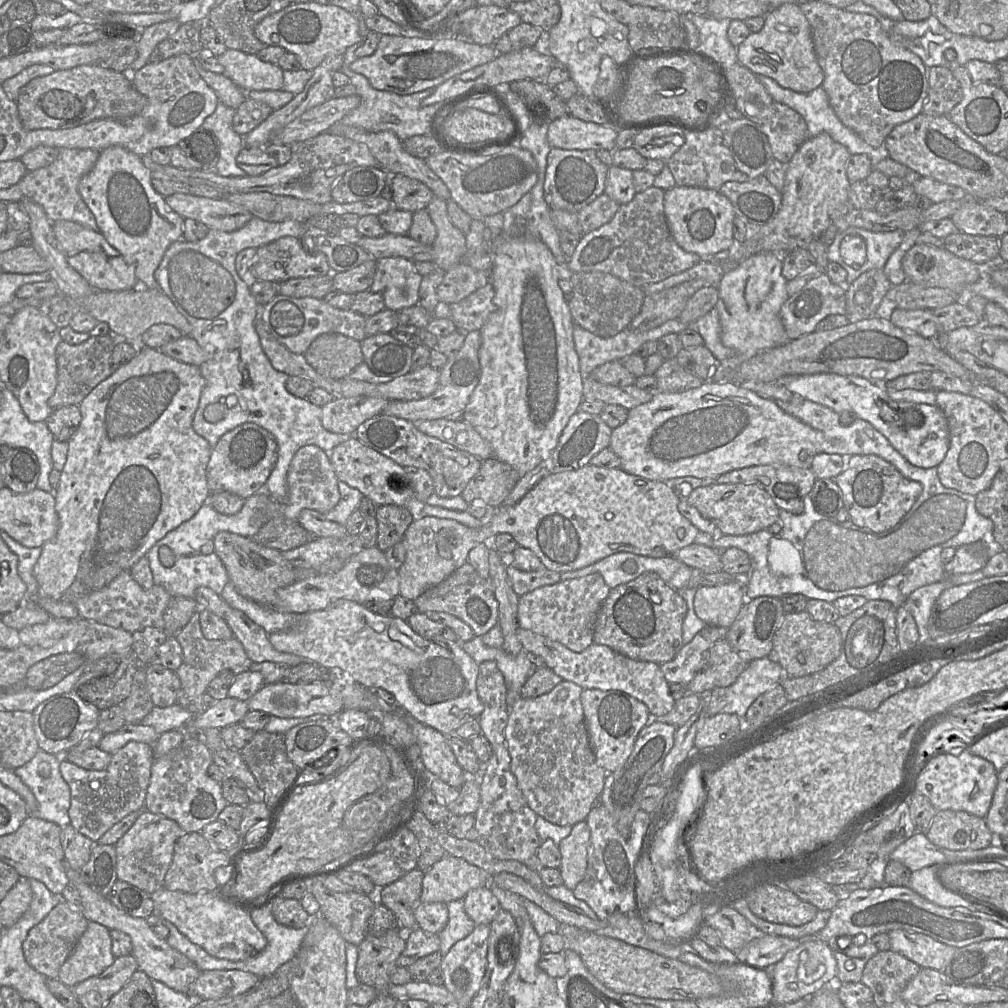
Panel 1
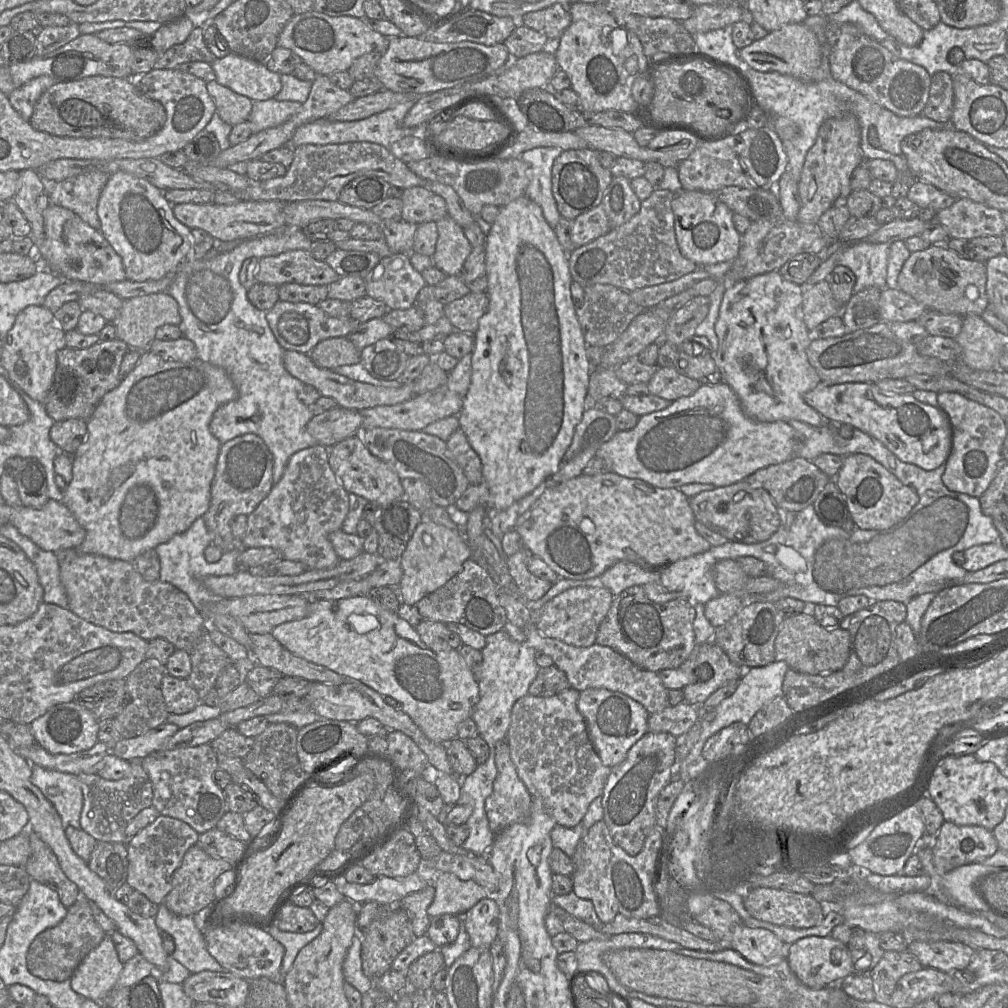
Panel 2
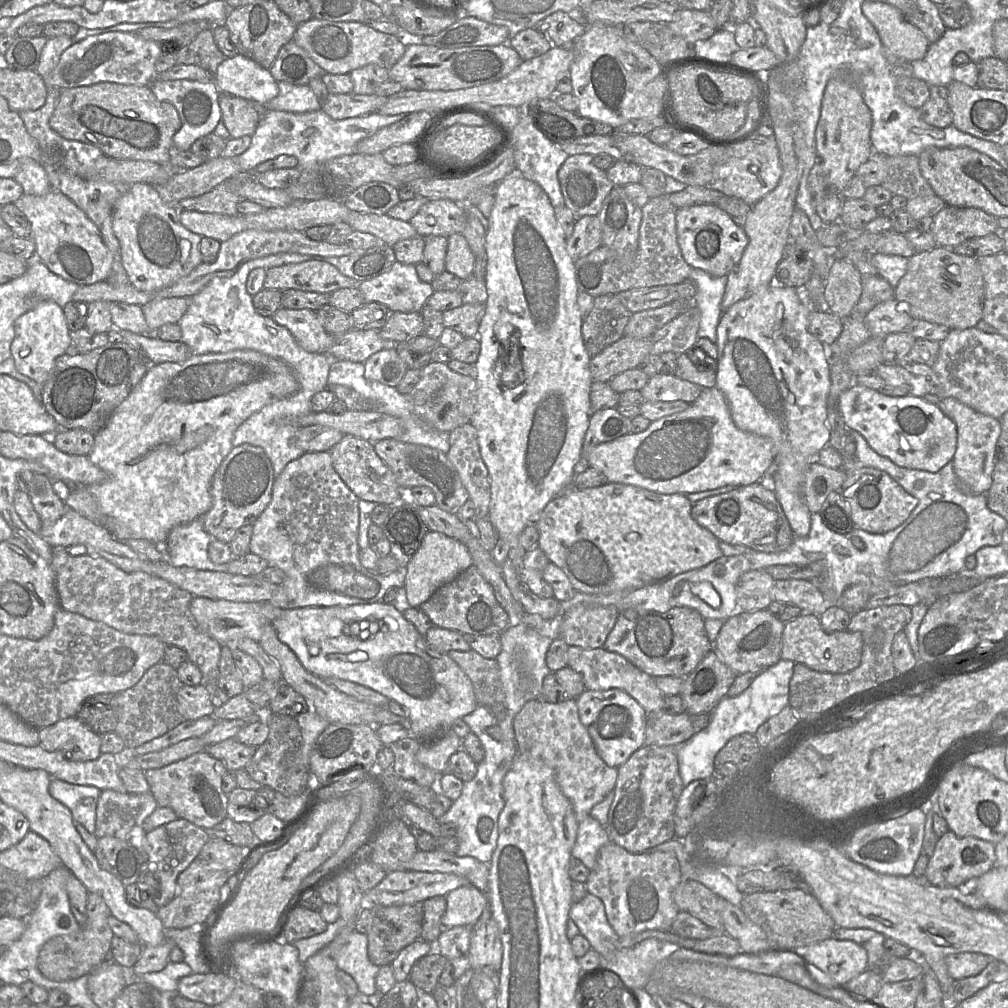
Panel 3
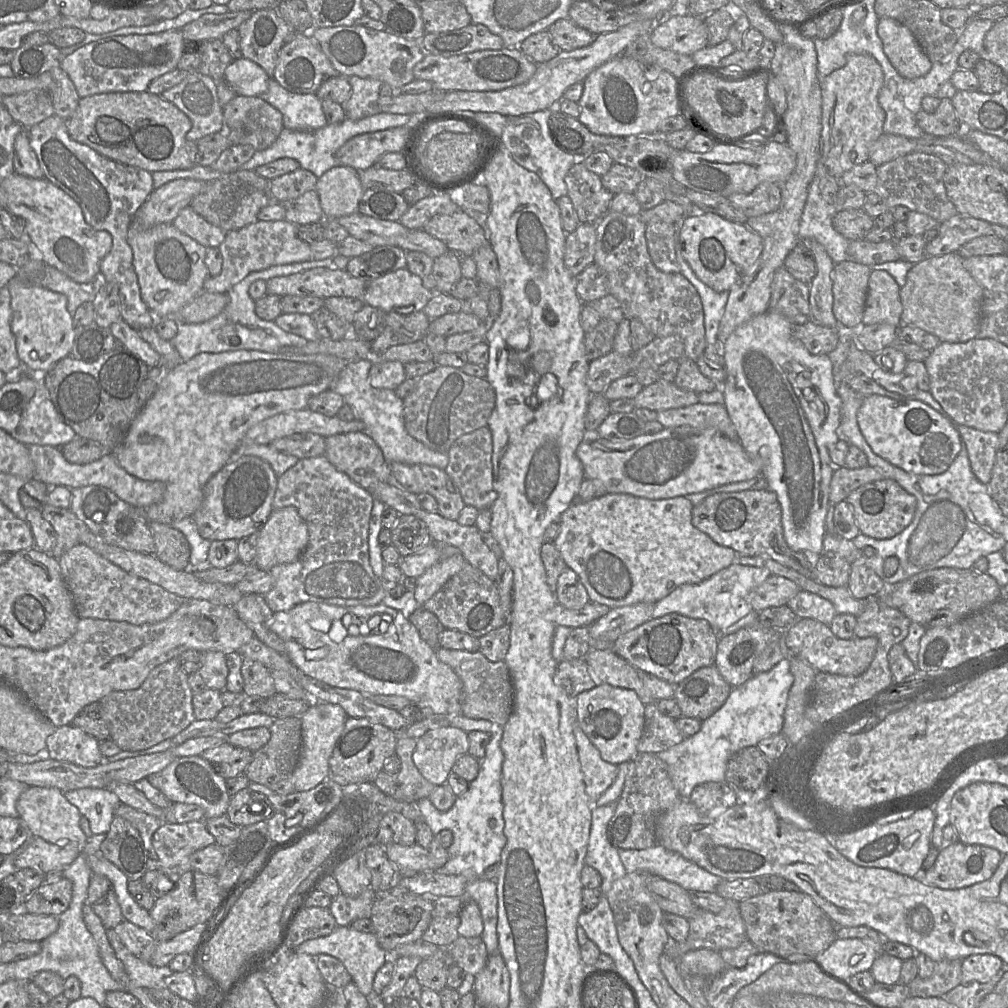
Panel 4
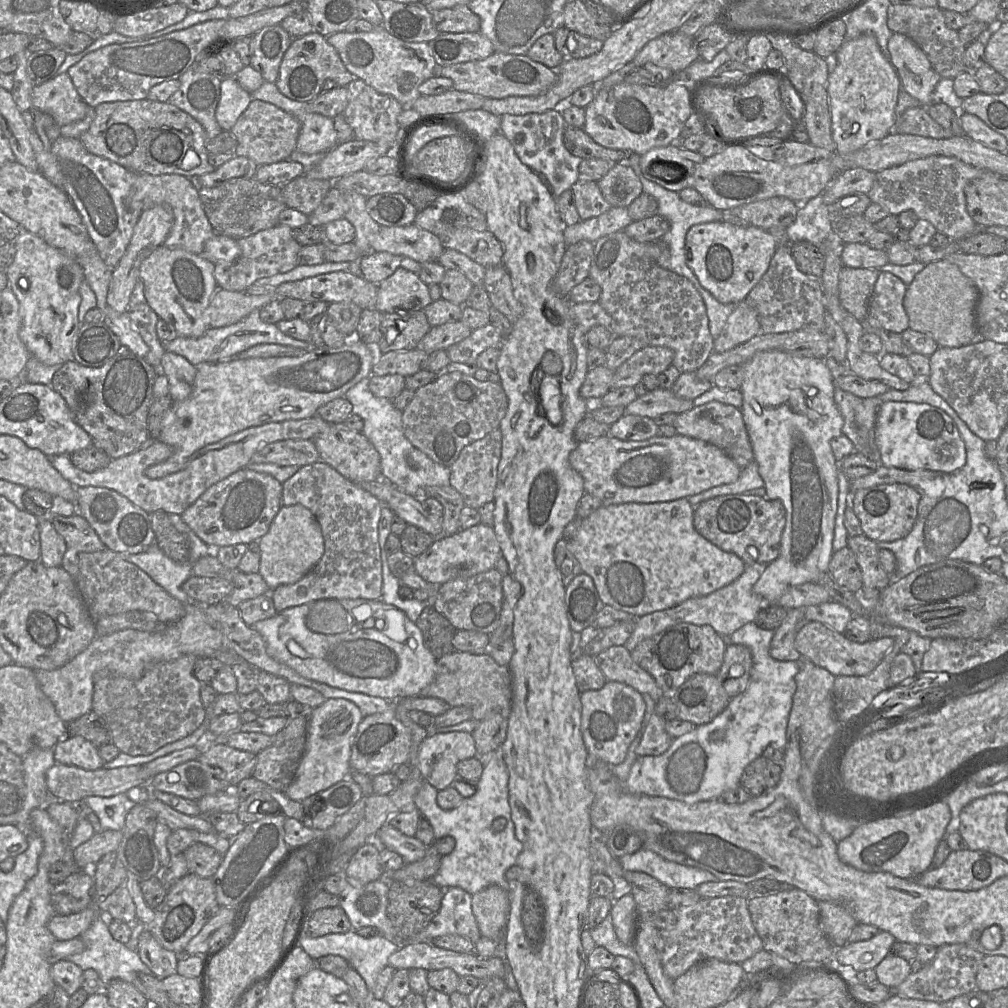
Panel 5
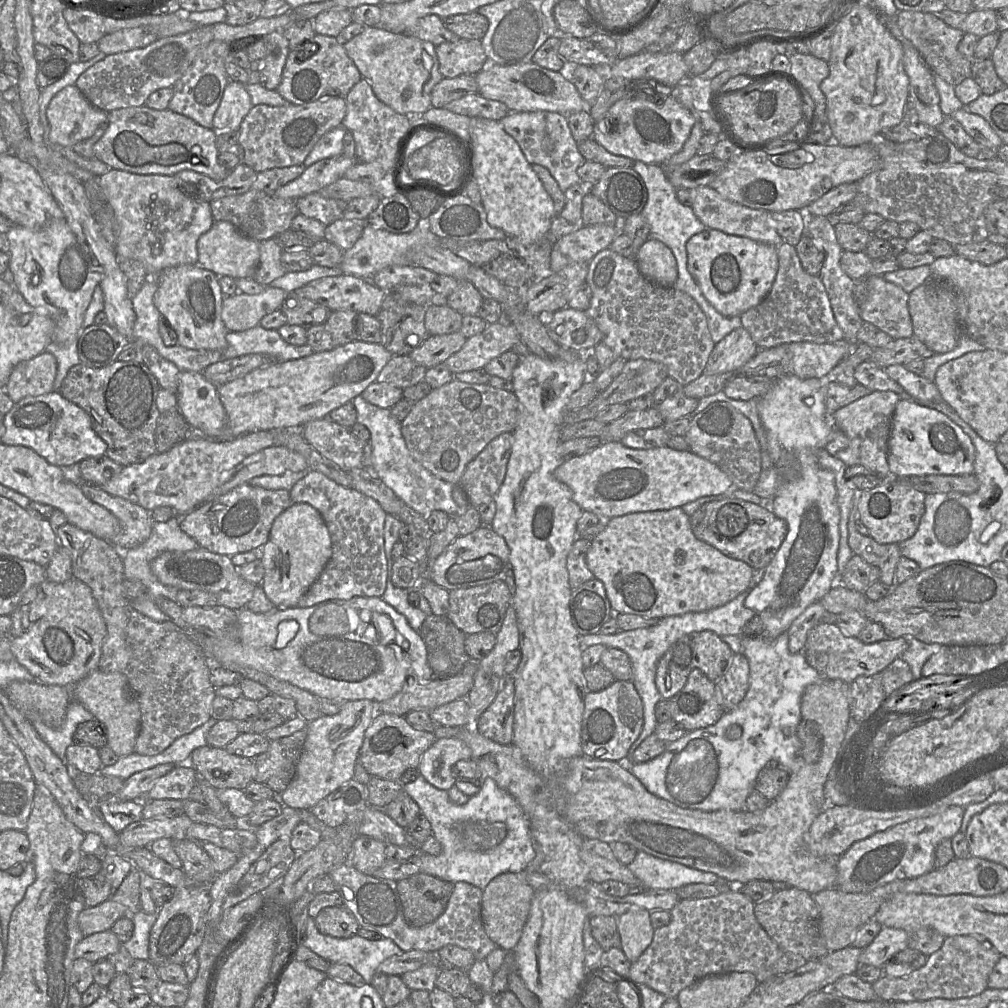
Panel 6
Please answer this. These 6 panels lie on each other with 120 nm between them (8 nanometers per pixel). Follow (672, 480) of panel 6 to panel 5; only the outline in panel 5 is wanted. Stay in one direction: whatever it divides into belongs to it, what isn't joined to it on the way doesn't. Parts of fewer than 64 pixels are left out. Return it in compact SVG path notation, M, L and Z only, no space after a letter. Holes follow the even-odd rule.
M680 434L651 437L642 441L623 441L610 435L577 443L569 455L571 467L583 478L584 492L601 501L603 506L623 503L669 502L694 496L710 488L737 481L742 469L721 449L703 440Z

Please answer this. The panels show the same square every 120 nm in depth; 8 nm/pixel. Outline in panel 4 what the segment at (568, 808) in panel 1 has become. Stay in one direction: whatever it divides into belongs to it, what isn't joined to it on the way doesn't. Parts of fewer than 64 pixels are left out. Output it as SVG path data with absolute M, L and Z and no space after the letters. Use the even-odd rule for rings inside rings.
M576 724L573 729L576 747L585 784L585 792L591 803L610 787L618 773L618 766L604 761L599 750Z

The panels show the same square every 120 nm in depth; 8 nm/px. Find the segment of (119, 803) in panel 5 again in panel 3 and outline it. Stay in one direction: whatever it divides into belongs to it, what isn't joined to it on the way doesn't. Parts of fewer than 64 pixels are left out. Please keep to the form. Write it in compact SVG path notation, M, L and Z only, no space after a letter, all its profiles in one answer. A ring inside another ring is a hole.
M52 778L49 793L71 811L74 821L82 824L89 833L94 834L97 801L101 794L99 788Z

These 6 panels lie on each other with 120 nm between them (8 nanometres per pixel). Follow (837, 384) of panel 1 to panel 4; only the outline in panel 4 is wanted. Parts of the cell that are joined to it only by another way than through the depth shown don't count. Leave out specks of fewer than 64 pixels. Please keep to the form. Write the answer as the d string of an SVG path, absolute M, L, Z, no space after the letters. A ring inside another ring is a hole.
M881 395L864 396L857 412L857 422L874 453L909 473L942 474L961 450L961 437L949 419L916 399L895 400Z

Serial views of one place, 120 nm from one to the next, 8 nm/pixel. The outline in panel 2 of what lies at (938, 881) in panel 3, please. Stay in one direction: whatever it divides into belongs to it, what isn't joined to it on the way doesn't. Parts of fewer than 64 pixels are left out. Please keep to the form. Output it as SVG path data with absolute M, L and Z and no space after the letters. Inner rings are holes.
M944 821L935 836L933 853L939 879L945 873L975 862L982 862L999 849L992 831L979 825L957 825Z

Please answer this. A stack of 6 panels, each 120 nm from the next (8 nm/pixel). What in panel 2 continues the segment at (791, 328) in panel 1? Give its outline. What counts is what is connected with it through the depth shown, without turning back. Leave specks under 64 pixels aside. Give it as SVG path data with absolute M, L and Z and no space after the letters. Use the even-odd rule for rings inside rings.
M822 280L812 286L803 286L802 319L809 331L830 317L840 316L843 306L835 300L828 281Z

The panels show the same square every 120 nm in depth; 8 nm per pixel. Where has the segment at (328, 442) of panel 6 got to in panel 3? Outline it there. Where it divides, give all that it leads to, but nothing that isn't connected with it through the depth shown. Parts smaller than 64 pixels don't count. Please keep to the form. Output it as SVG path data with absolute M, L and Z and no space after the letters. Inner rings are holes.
M344 435L329 451L335 471L359 500L392 506L402 499L404 489L397 483L390 468L376 454L372 442Z

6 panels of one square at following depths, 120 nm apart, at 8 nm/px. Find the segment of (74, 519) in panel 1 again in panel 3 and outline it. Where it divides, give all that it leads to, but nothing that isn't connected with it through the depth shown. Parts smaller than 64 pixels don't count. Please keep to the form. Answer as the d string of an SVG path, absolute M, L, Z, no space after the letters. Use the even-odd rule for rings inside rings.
M235 350L227 353L206 353L202 355L193 354L183 362L165 362L149 365L139 384L132 388L128 397L114 410L105 426L94 434L94 445L88 458L106 473L107 478L101 483L88 485L87 487L97 499L103 514L108 516L103 522L103 526L107 528L114 538L122 542L134 538L145 539L157 545L163 545L174 527L199 519L211 508L210 486L212 478L224 458L232 450L232 440L237 428L265 405L294 394L298 388L299 384L295 373L287 363L254 350Z

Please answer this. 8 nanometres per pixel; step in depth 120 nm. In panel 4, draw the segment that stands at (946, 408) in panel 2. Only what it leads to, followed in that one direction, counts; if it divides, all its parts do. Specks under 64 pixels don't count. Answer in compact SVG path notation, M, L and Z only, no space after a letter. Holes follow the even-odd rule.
M957 424L961 437L961 447L965 446L972 472L977 479L988 484L995 462L998 433L984 432L965 425Z

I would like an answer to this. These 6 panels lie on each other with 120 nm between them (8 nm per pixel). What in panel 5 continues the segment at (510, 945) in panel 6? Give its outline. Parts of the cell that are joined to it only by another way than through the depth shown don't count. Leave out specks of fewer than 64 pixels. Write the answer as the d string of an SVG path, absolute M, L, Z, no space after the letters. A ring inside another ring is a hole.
M497 885L488 886L472 895L471 905L481 935L503 941L510 910L508 891Z

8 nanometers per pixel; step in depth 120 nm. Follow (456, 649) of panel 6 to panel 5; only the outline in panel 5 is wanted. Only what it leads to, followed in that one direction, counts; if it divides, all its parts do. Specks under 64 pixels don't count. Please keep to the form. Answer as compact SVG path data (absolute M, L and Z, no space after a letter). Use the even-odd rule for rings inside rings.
M432 606L423 609L415 624L422 633L425 646L437 660L455 651L452 639L458 630Z

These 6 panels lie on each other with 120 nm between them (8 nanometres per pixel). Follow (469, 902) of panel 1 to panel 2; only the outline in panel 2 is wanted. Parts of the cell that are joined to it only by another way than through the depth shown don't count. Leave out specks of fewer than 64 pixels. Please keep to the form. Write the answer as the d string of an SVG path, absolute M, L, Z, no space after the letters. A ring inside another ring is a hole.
M486 897L464 913L466 932L472 947L490 948L498 937L499 908L496 901Z

